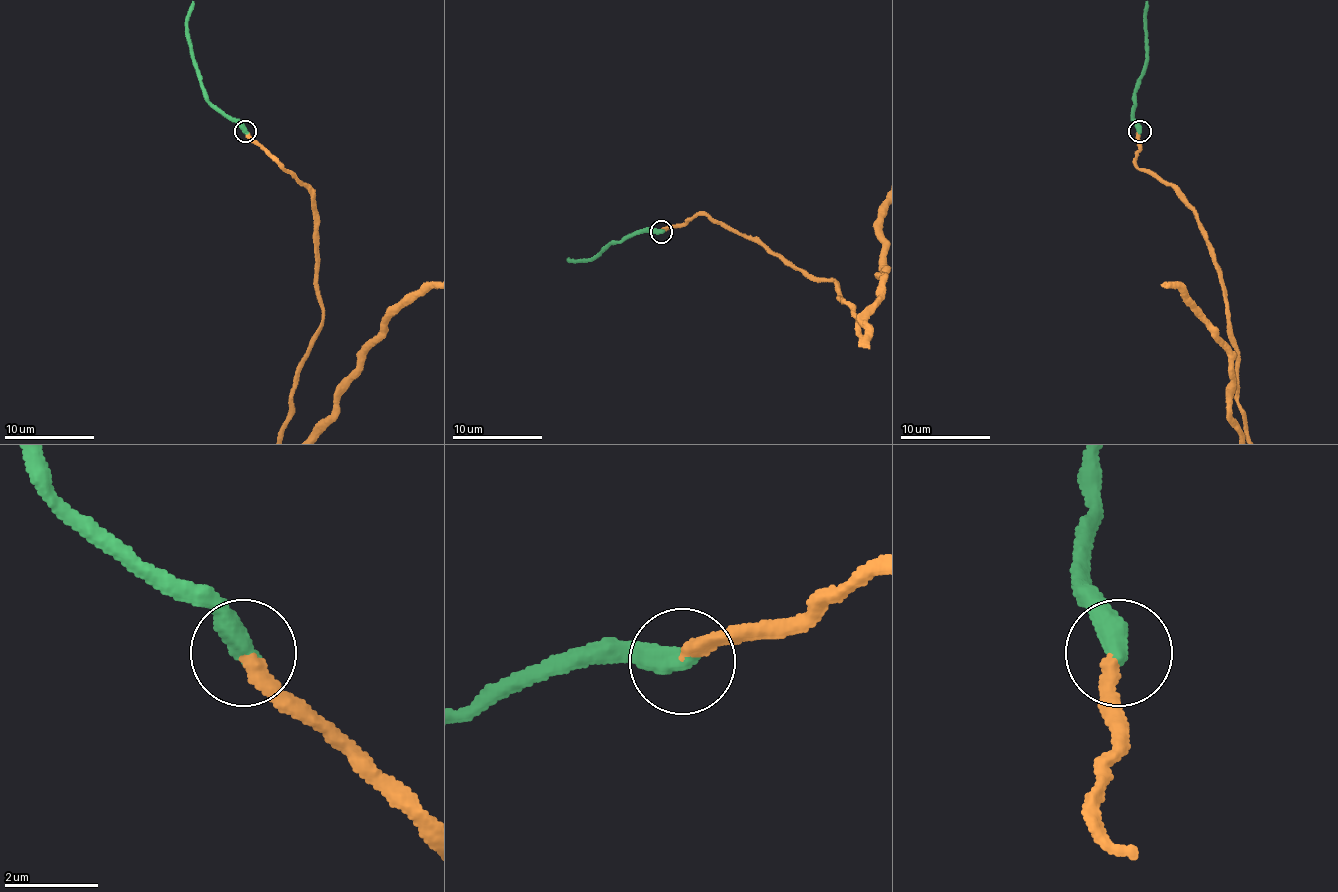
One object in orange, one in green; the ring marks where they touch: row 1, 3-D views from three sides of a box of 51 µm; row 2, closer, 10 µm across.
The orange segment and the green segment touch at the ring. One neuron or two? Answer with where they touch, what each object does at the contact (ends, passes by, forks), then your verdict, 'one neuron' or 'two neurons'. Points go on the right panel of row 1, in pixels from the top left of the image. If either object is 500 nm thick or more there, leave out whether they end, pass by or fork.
at (1139, 131); one neuron

